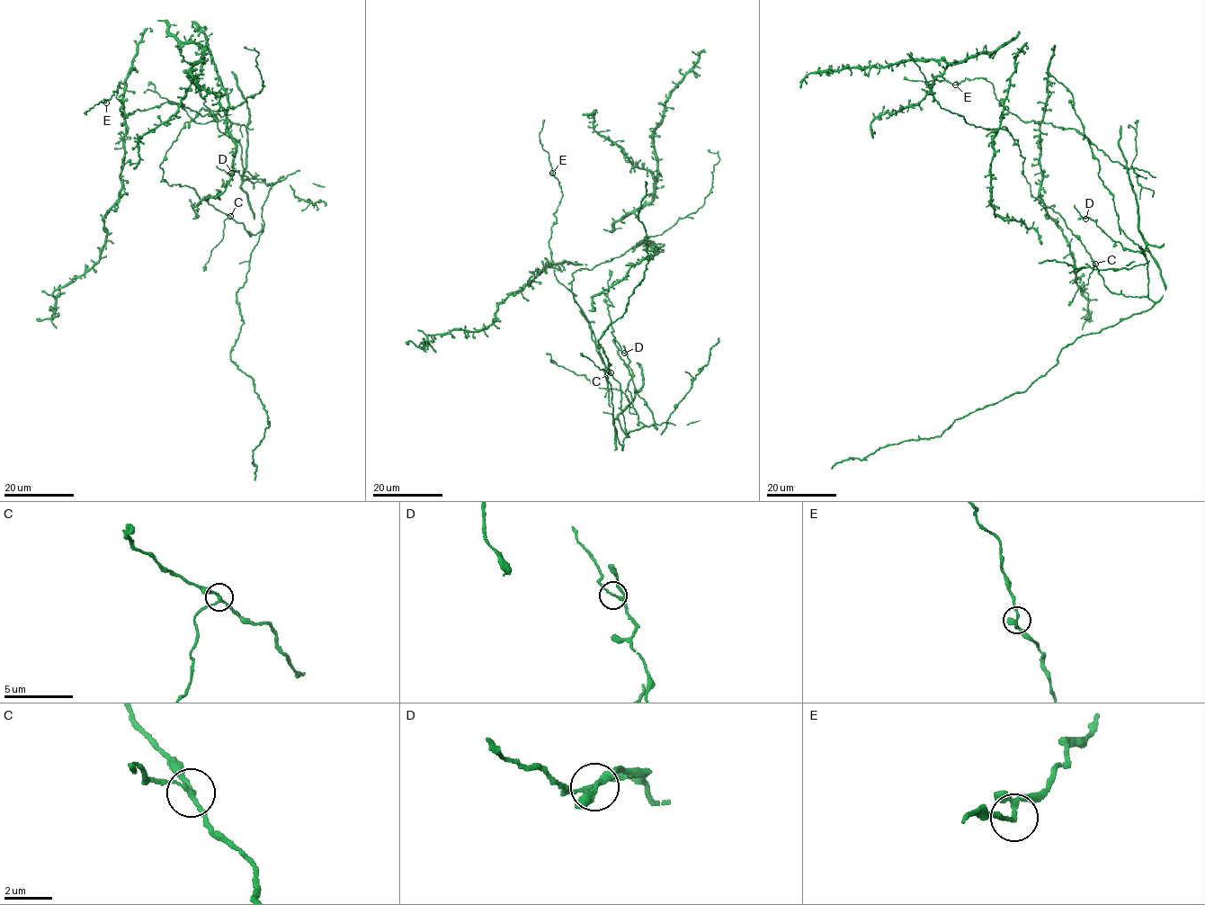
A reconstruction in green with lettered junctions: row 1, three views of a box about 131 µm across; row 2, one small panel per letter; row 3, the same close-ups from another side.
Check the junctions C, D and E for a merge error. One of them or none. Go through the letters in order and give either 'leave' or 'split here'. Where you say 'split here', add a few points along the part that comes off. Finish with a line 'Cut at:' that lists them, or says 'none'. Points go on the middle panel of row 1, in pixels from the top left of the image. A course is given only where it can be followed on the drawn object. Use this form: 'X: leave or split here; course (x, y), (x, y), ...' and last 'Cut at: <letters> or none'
C: leave
D: leave
E: leave
Cut at: none

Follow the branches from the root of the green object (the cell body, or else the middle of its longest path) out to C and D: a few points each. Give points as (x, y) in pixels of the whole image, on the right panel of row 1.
C: (1105, 285), (1095, 264)
D: (1105, 285), (1112, 292), (1125, 296), (1146, 296), (1147, 261), (1145, 255), (1123, 248), (1093, 220), (1085, 219)

